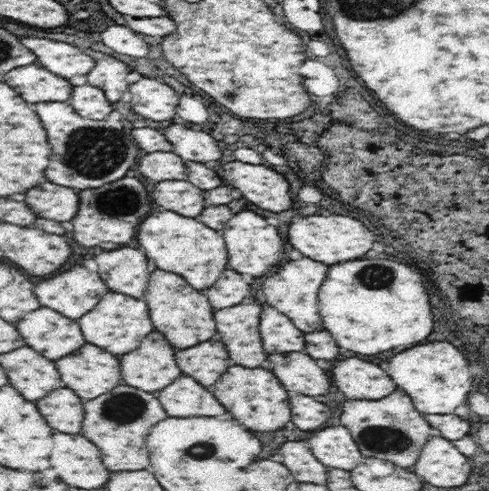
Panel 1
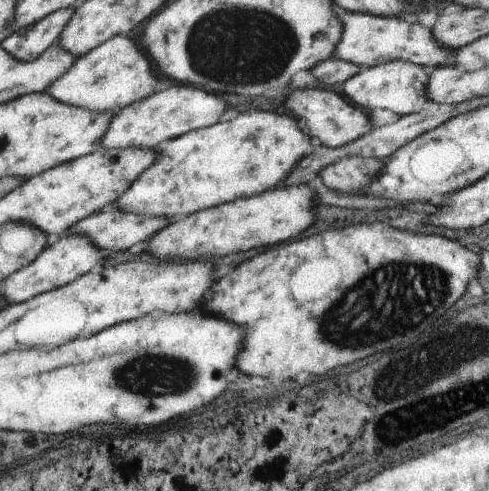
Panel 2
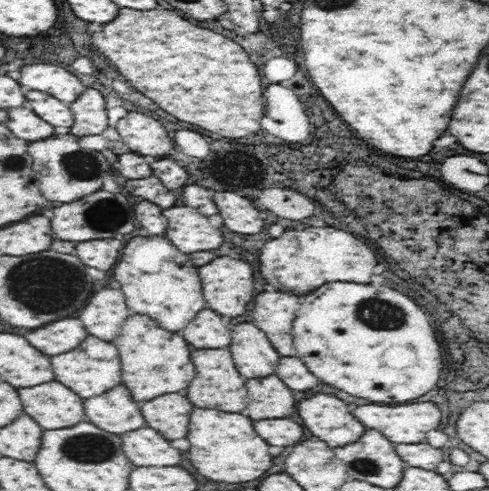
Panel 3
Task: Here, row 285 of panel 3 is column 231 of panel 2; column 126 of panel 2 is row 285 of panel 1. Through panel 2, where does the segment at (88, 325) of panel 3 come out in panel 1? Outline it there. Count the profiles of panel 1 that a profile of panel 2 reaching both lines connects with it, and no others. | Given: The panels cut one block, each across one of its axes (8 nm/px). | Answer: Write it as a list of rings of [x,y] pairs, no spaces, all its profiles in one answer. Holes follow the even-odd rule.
[[[118,248],[102,252],[94,258],[98,262],[98,274],[106,282],[110,292],[126,294],[142,300],[150,284],[152,270],[150,258],[140,248]]]

